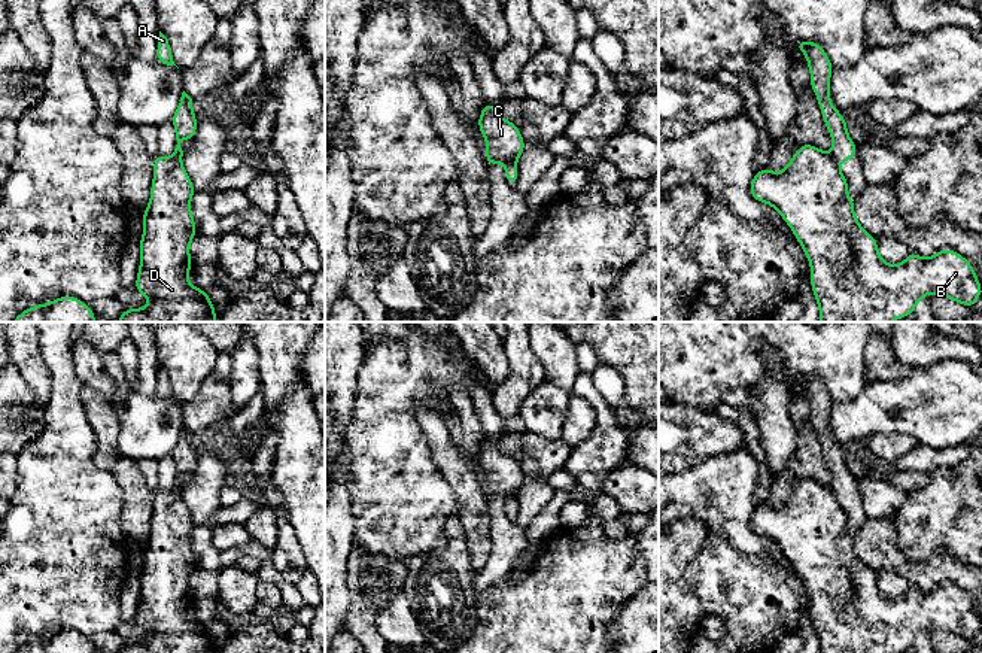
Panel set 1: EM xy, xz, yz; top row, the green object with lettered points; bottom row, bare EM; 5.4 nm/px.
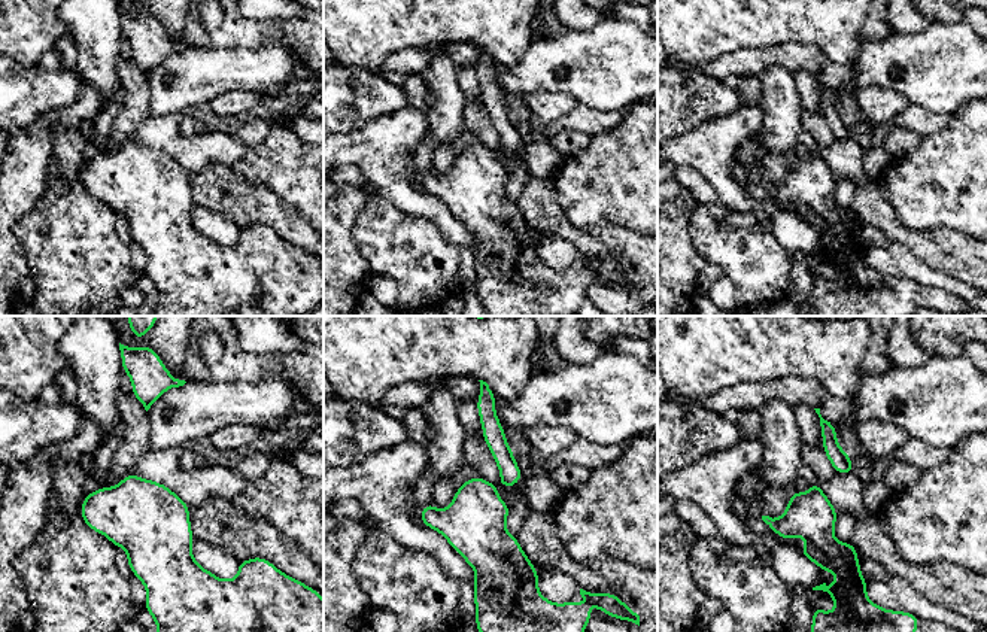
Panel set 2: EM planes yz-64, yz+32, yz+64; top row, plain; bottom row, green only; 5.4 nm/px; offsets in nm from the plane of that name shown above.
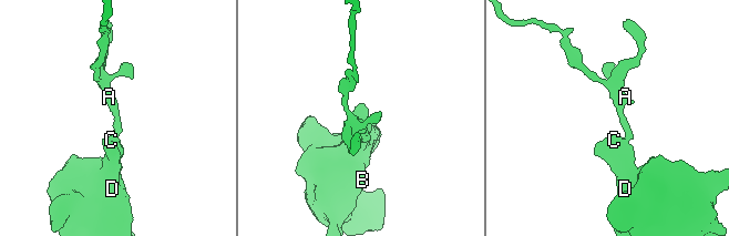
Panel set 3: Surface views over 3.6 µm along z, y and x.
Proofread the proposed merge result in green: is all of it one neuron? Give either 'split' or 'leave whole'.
split

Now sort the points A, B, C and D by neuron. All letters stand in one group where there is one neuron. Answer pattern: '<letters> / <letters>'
A / B C D

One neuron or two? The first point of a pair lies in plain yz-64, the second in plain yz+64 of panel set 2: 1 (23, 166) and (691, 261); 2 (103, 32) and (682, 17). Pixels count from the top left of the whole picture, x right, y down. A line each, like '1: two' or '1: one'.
1: one
2: two

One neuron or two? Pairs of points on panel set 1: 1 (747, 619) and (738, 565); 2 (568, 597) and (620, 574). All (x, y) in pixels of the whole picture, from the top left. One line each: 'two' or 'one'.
1: one
2: one

